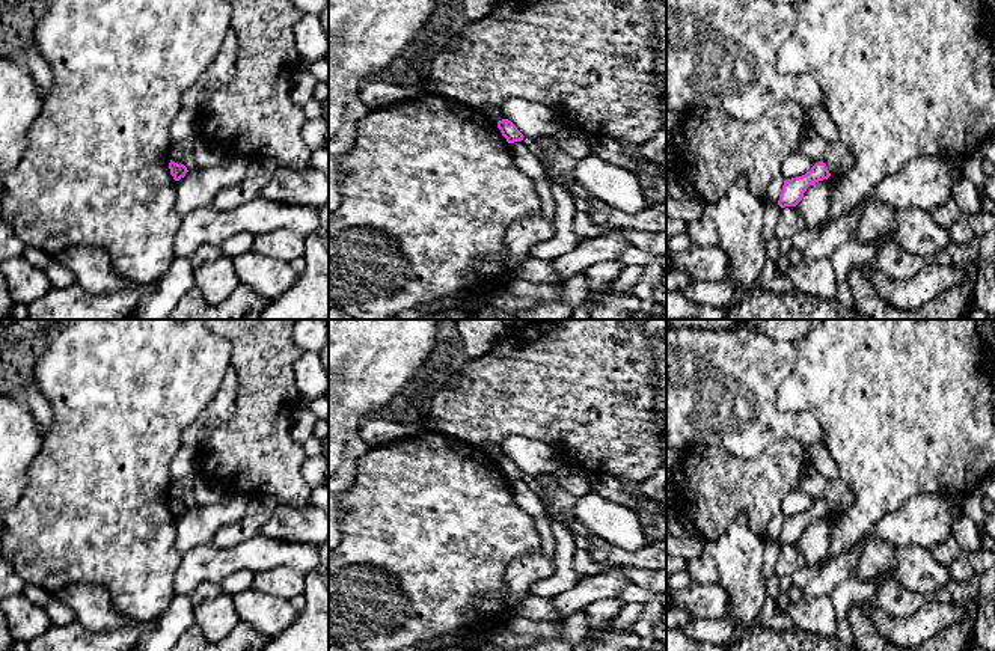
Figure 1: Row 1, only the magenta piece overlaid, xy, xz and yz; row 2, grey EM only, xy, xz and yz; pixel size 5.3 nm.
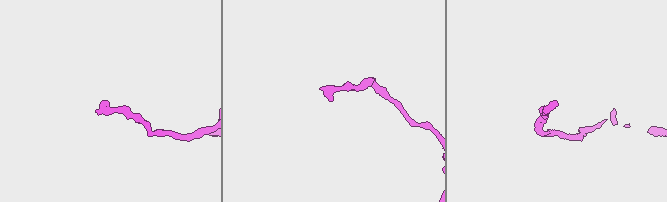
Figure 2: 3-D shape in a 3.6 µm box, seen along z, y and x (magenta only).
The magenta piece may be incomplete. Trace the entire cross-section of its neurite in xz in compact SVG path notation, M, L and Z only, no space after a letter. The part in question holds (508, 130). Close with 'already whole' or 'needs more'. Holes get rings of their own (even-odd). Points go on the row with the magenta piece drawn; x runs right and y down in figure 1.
M508 119L499 121L498 122L498 128L501 130L502 136L507 139L508 143L514 143L514 142L522 142L523 140L523 134Z; already whole

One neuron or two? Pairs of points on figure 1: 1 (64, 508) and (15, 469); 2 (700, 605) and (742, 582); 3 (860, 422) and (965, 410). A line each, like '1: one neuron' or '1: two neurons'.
1: two neurons
2: two neurons
3: one neuron

